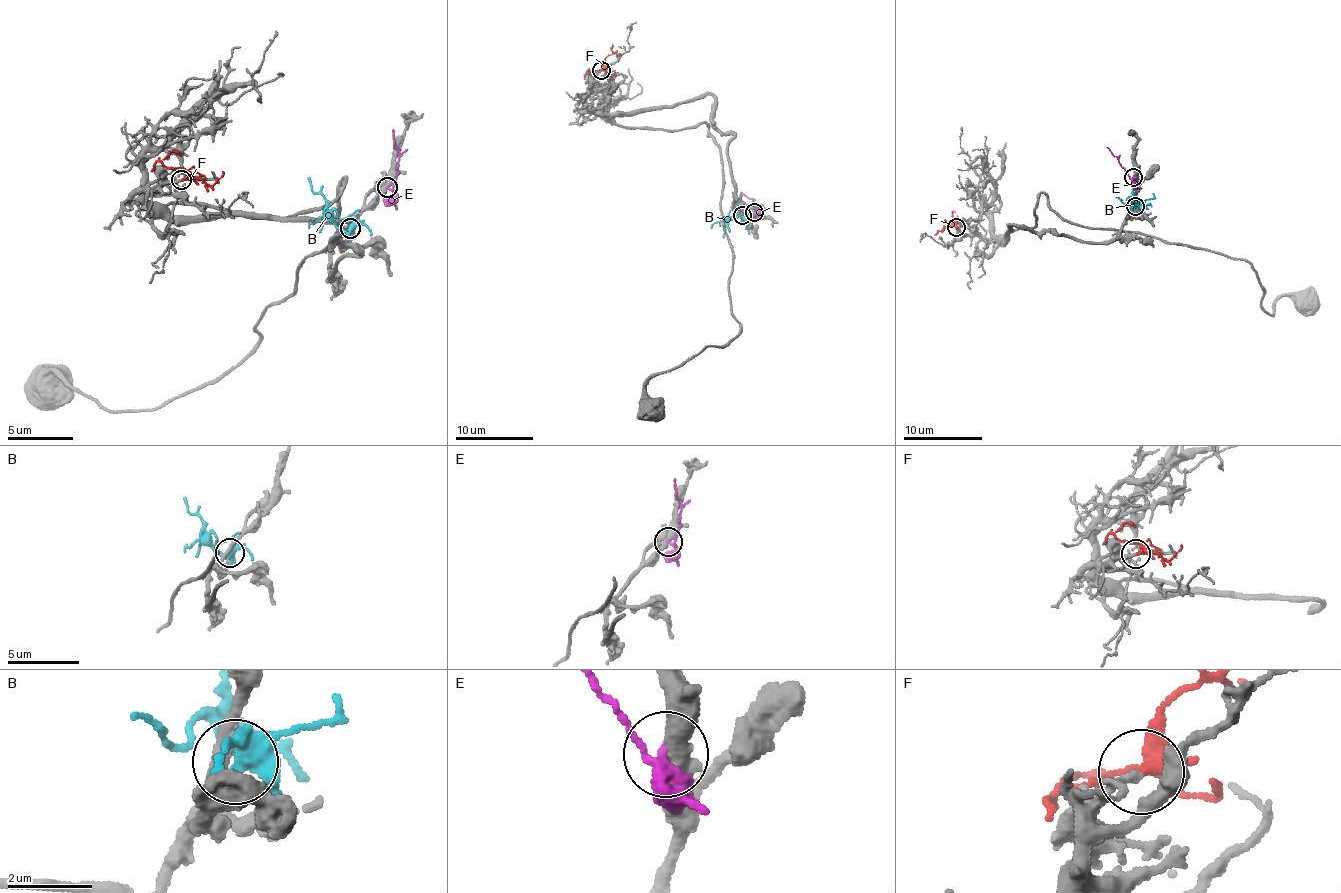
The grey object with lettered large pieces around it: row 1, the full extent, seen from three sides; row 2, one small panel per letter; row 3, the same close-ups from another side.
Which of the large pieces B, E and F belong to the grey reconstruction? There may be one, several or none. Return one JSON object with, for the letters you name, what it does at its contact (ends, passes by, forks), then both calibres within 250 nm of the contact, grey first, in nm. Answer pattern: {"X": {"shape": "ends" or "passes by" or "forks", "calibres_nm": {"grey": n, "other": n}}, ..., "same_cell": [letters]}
{"F": {"shape": "forks", "calibres_nm": {"grey": 160, "other": 240}}, "same_cell": ["F"]}

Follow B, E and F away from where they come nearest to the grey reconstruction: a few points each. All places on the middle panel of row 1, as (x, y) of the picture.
B: (742, 214), (717, 220), (710, 228)
E: (754, 212), (756, 208), (752, 199), (740, 192)
F: (601, 70), (603, 60), (619, 54)

